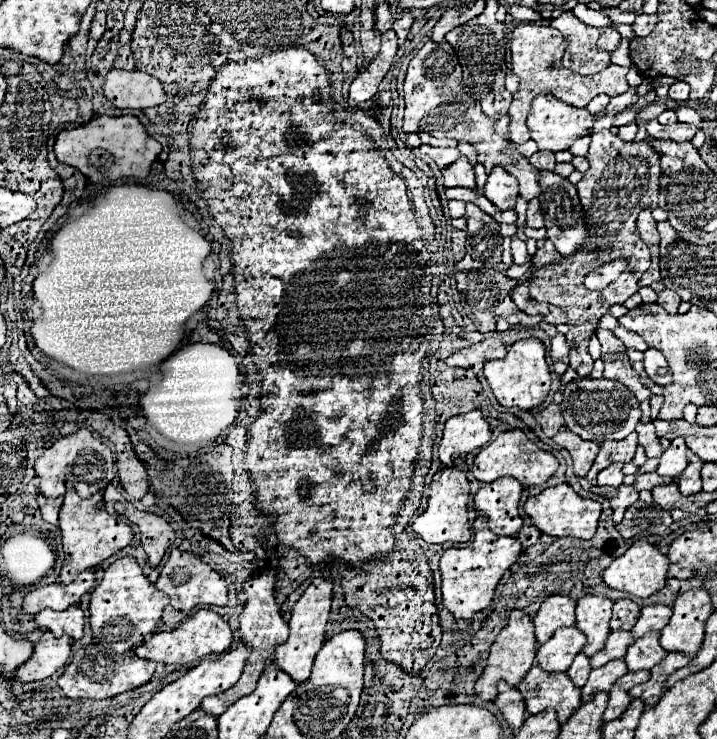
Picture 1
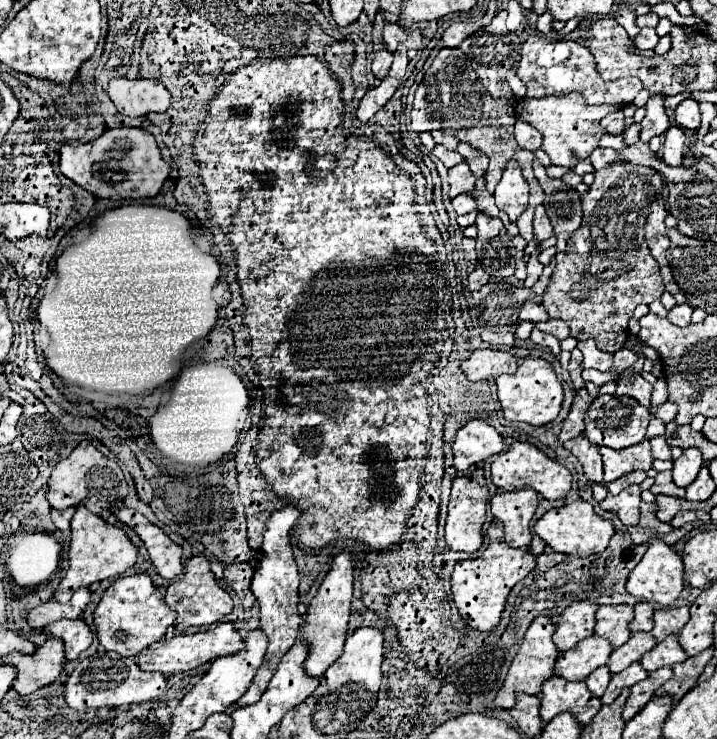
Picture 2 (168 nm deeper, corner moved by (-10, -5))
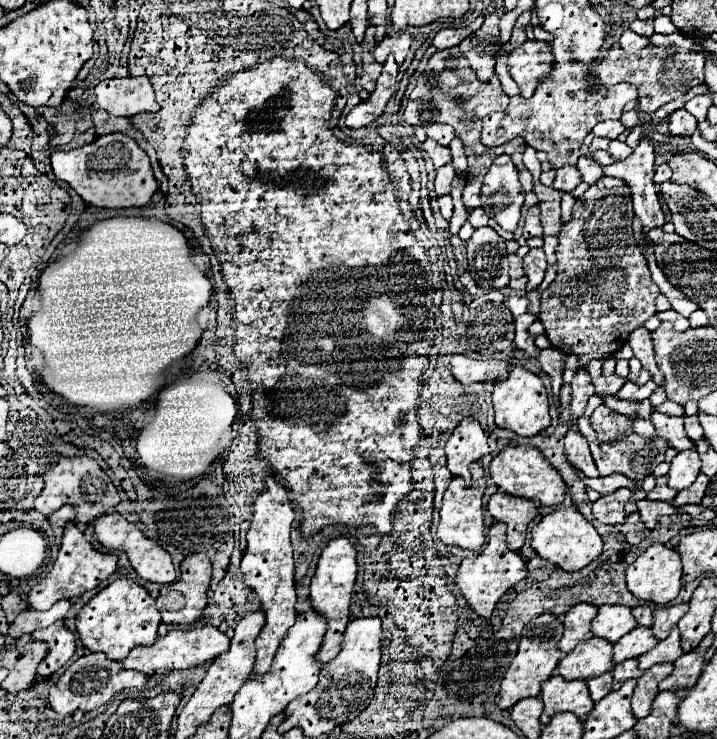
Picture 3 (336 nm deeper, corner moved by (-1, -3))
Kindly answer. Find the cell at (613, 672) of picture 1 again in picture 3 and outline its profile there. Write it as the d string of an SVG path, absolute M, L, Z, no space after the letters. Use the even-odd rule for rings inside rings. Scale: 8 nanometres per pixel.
M627 659L623 663L617 663L613 669L613 689L619 689L627 679L639 679L643 673L637 667L637 659Z

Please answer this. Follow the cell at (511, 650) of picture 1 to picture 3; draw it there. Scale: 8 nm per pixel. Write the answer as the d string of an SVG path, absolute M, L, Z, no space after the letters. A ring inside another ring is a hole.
M543 613L539 617L535 617L531 623L527 623L521 643L519 643L519 651L511 663L511 667L507 669L503 681L501 681L501 691L497 695L497 707L501 709L511 709L517 701L525 699L525 697L537 697L541 691L541 683L547 681L559 661L563 659L563 653L559 649L559 639L563 635L563 621L559 621L555 615L551 613Z

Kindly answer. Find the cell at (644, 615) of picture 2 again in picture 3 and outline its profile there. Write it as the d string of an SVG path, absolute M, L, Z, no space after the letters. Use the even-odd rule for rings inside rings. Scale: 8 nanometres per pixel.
M641 605L633 609L633 617L637 619L639 625L643 627L651 627L653 625L653 609L649 605Z

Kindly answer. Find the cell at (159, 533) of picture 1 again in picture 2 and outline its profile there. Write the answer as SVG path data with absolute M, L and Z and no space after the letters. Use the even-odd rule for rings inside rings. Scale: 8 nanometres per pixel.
M122 507L116 513L116 517L128 527L134 527L134 531L140 535L160 577L170 581L182 573L184 569L182 567L182 547L176 545L160 527L150 523L142 513L132 513L130 507Z

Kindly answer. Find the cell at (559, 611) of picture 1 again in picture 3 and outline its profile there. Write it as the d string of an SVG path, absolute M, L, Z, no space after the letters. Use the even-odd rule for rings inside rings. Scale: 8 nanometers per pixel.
M577 603L569 609L569 613L565 615L565 633L559 643L563 653L571 653L577 647L577 643L593 637L591 621L595 615L597 615L597 607L589 603Z

